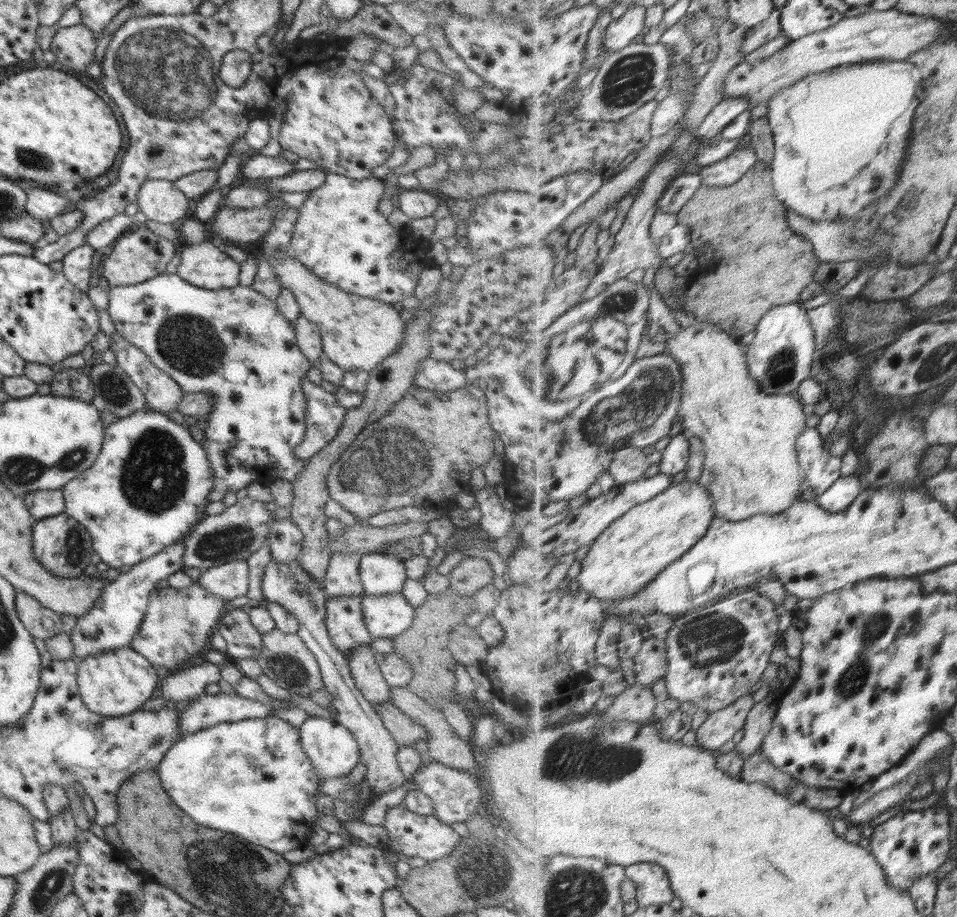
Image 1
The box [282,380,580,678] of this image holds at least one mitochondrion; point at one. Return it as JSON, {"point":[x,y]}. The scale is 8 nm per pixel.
{"point":[394,460]}

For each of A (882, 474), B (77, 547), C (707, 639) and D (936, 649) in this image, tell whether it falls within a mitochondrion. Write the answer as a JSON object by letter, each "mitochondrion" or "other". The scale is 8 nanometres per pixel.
{"A":"other","B":"mitochondrion","C":"mitochondrion","D":"other"}

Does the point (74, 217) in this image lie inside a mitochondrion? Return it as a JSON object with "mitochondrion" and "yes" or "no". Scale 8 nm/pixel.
{"mitochondrion":"no"}

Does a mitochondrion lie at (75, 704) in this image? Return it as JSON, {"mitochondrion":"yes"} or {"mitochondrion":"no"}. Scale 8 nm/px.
{"mitochondrion":"no"}

